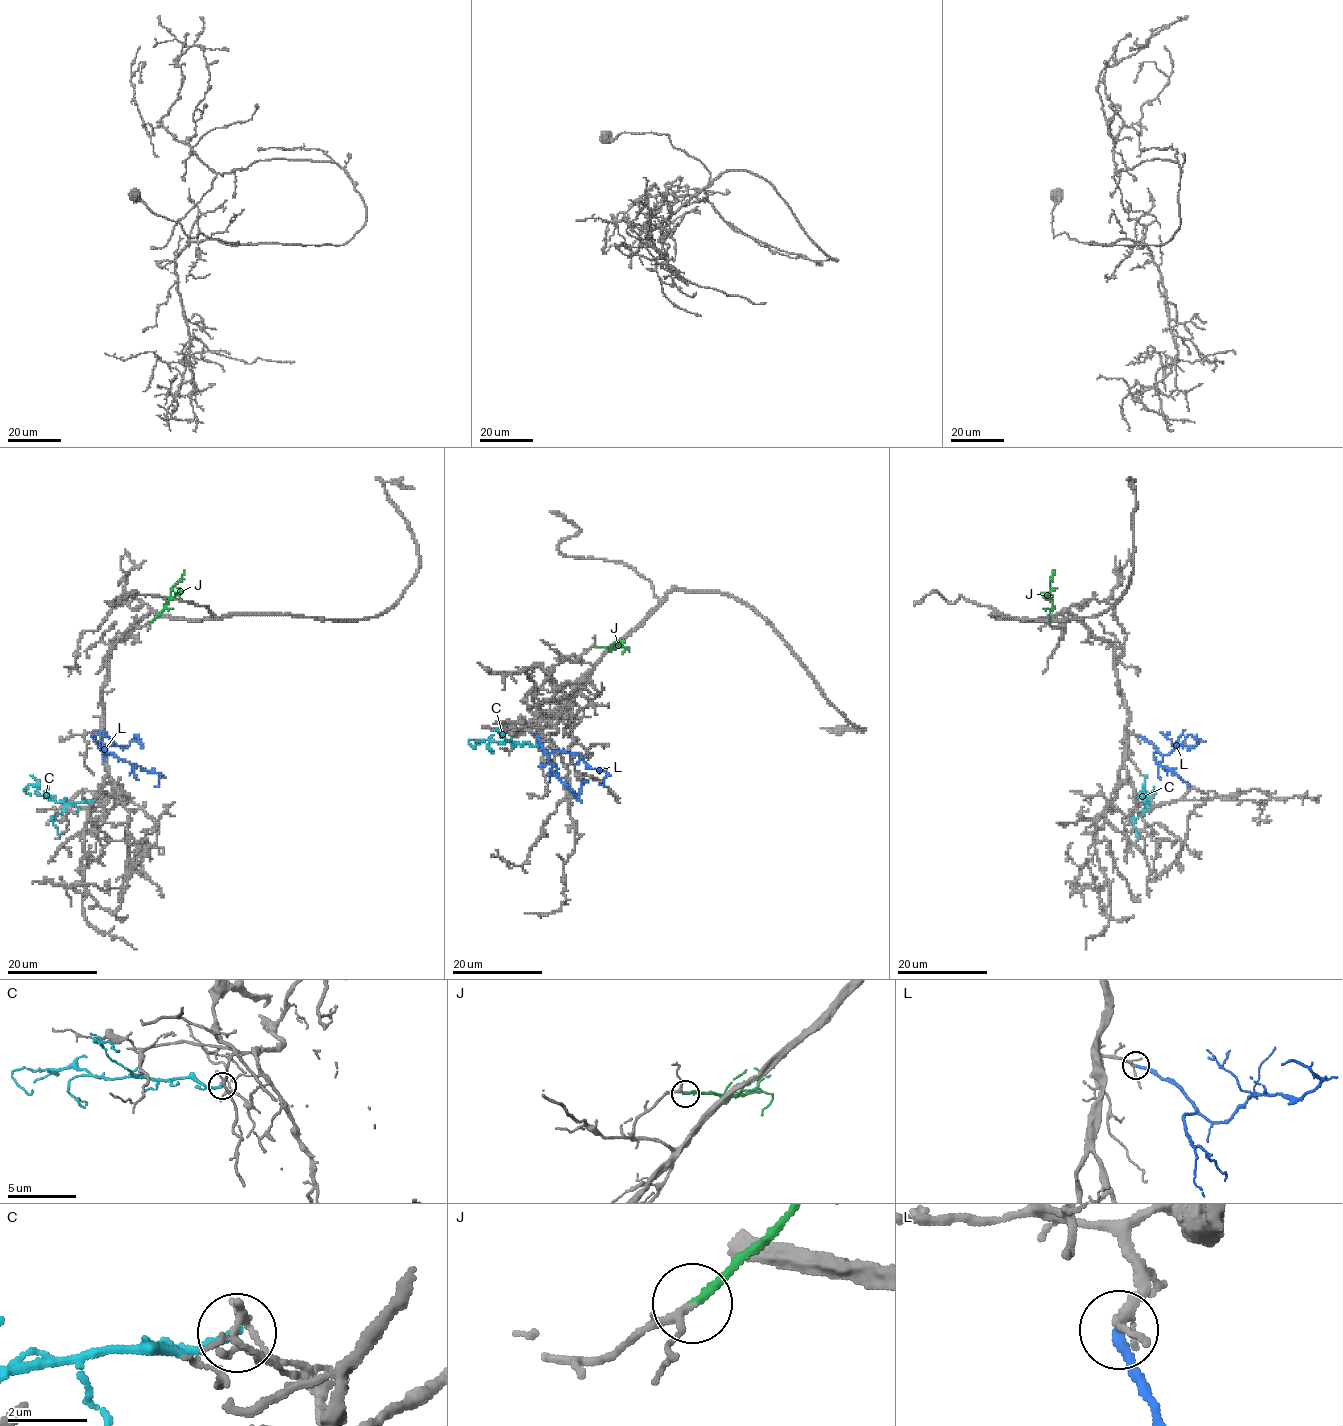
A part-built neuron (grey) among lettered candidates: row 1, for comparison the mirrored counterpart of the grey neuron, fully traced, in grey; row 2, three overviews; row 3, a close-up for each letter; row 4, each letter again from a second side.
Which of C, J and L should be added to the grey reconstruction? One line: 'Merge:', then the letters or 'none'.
Merge: J, L

